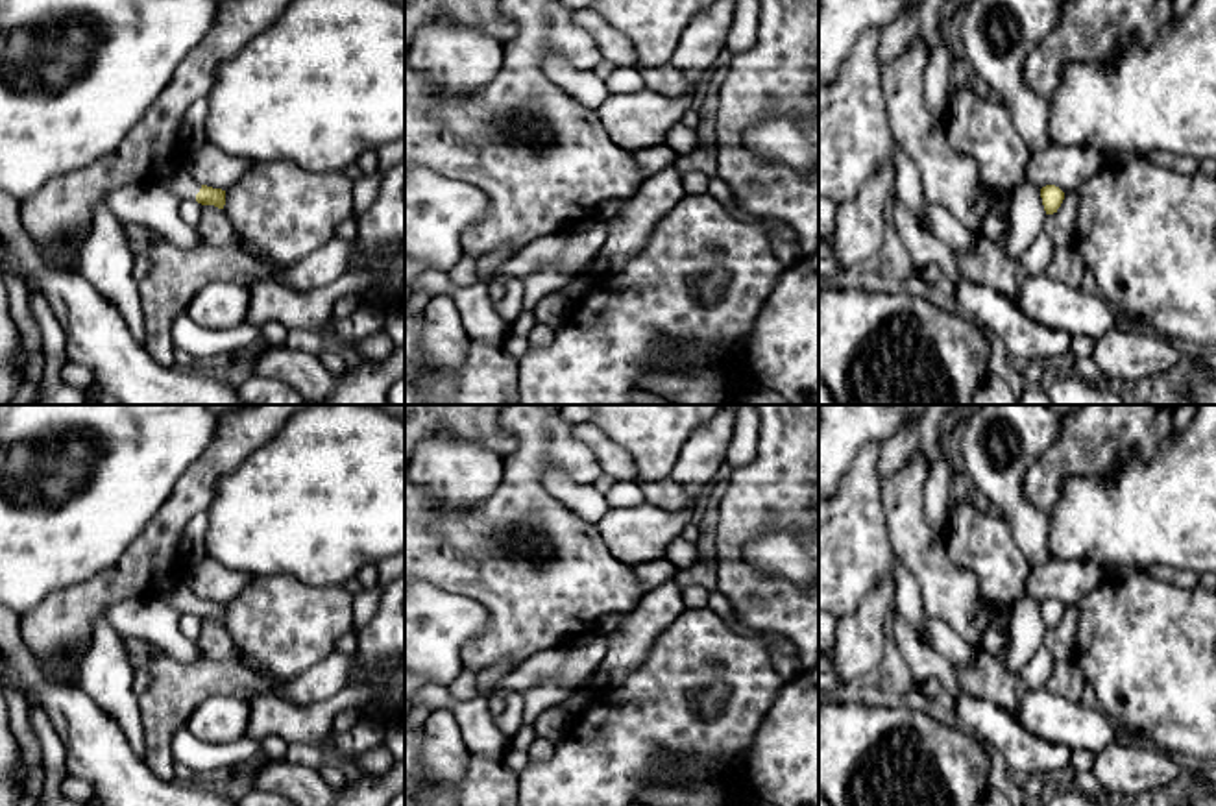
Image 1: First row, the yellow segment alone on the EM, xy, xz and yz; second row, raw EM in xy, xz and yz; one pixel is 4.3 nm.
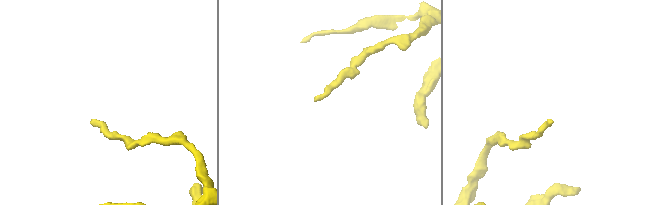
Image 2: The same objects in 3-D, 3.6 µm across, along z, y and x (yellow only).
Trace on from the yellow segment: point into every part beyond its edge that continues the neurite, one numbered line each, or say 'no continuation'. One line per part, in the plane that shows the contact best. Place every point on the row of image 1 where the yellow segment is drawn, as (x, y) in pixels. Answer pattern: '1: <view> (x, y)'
1: xy (174, 176)

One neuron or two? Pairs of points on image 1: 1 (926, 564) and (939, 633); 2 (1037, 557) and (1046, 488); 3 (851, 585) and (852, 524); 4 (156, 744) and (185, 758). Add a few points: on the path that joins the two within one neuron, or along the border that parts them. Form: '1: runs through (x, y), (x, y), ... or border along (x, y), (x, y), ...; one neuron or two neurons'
1: border along (926, 614), (948, 623), (972, 646); two neurons
2: border along (1032, 468), (1024, 479), (1024, 496), (1046, 514); two neurons
3: runs through (851, 570), (851, 538); one neuron
4: border along (185, 725), (172, 738), (172, 760), (182, 771); two neurons

